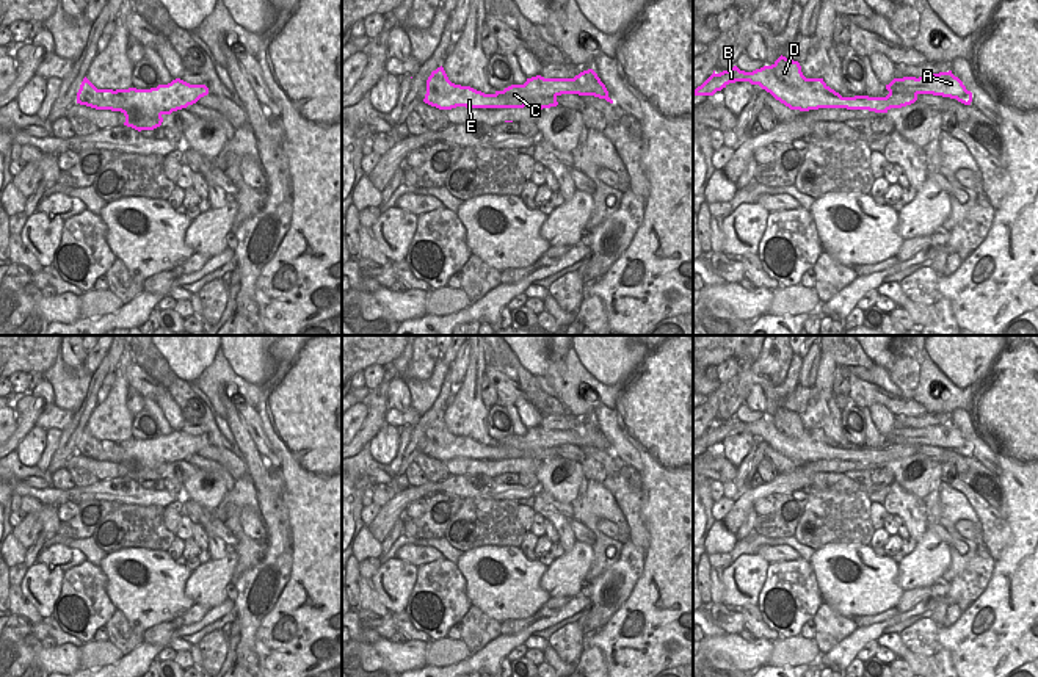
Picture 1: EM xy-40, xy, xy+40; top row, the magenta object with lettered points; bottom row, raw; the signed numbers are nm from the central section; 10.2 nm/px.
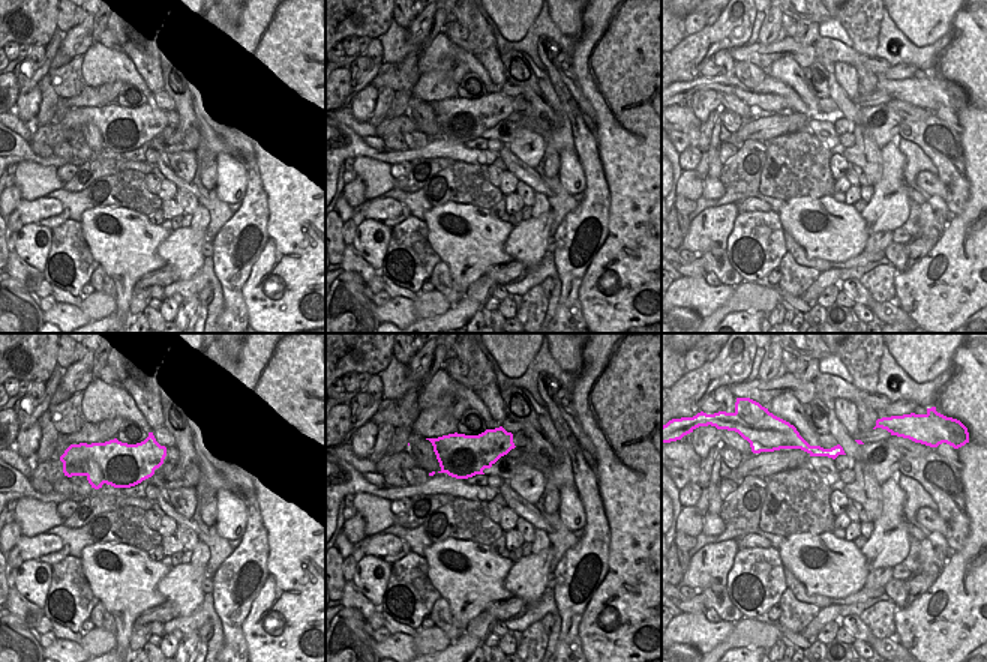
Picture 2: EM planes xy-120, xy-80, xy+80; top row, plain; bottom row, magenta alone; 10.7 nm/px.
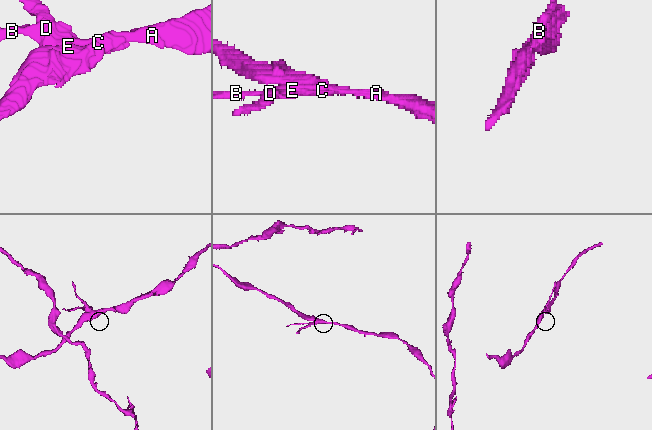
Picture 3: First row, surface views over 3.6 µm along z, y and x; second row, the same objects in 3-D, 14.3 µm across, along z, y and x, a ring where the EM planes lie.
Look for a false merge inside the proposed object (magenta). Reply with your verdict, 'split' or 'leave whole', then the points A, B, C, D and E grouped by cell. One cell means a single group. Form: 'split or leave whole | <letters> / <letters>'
split | A C / B D E

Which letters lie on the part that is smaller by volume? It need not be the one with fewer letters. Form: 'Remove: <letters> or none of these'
Remove: B, D, E

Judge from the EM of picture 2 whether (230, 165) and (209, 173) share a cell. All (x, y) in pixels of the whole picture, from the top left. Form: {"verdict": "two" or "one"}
{"verdict": "two"}

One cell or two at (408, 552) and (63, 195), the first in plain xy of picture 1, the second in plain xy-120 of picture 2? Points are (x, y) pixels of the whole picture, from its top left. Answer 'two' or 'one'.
two

